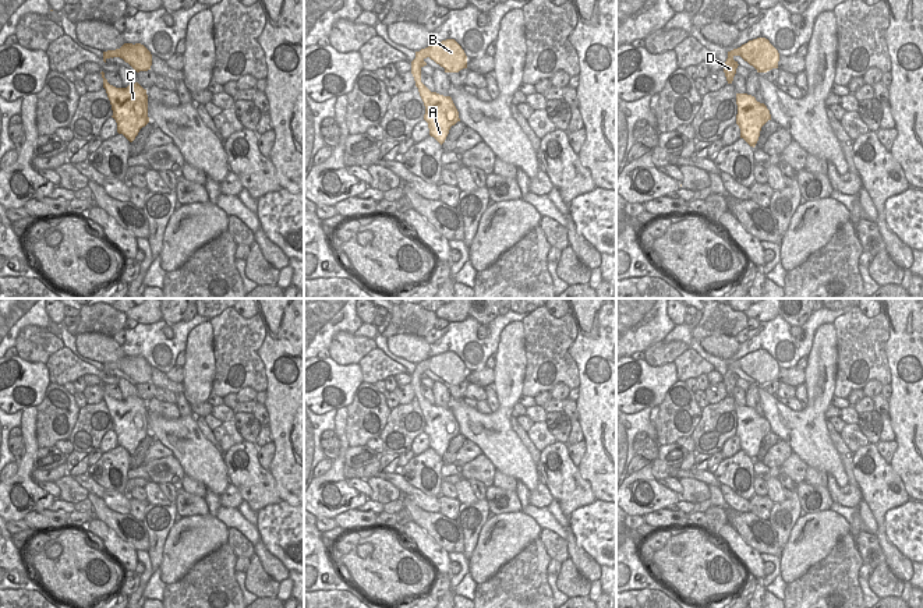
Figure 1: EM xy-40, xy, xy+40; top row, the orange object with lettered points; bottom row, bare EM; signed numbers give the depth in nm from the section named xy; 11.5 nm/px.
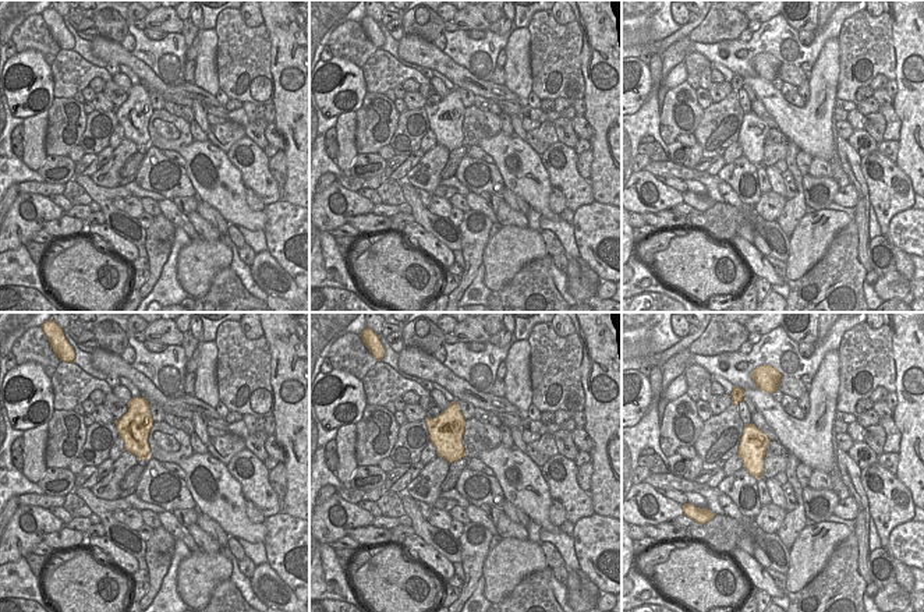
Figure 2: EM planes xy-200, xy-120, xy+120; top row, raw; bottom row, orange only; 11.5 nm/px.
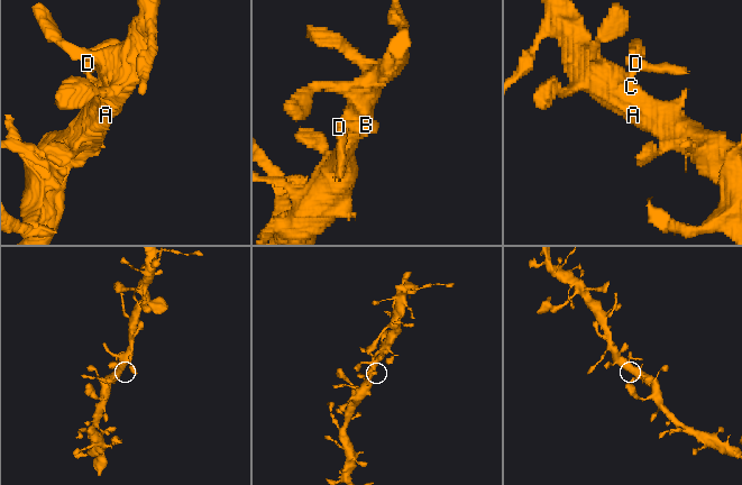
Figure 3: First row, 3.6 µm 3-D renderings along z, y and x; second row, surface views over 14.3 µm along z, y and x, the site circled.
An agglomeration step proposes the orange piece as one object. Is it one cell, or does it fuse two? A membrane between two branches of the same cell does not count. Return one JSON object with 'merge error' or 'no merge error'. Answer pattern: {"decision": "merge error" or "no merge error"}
{"decision": "no merge error"}

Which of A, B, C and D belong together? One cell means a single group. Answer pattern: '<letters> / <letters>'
A B C D

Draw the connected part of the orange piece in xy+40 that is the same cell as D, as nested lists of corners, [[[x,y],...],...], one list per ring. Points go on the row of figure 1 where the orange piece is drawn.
[[[757,38],[728,52],[728,59],[724,63],[724,73],[728,84],[732,84],[739,66],[738,61],[733,60],[735,56],[740,56],[745,61],[753,66],[757,73],[767,73],[772,68],[778,68],[778,50],[770,43],[768,39]]]

